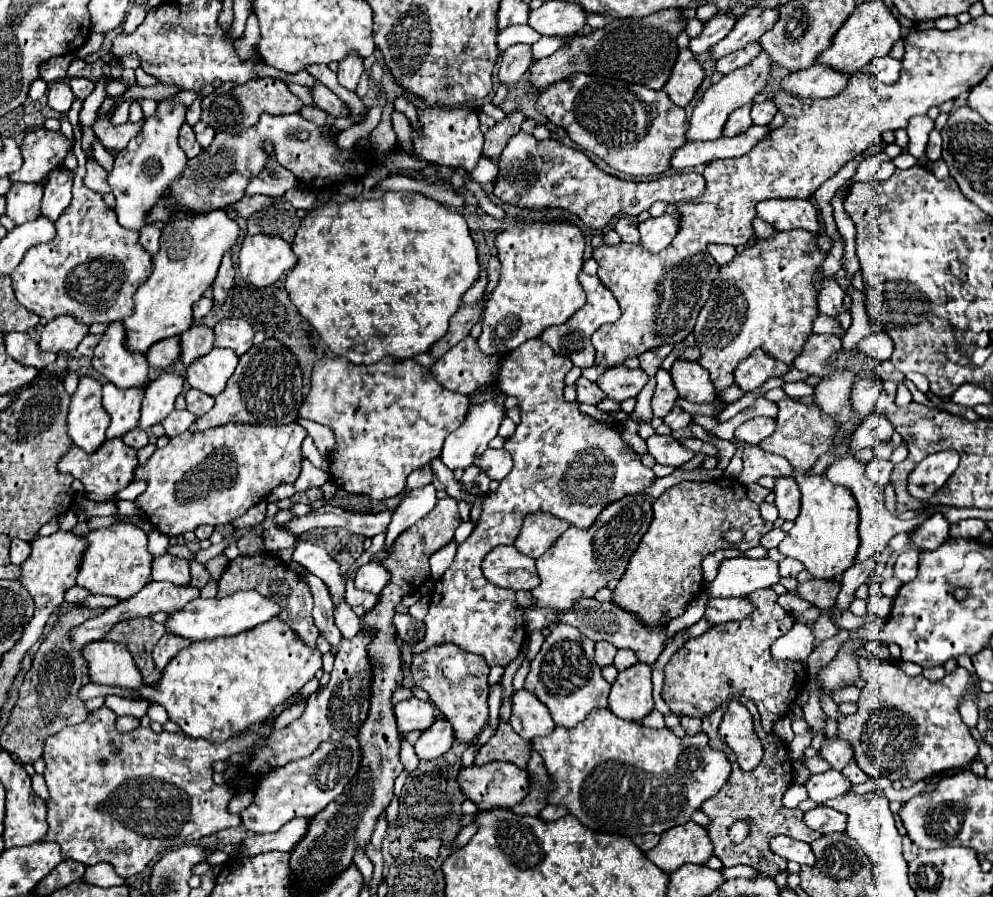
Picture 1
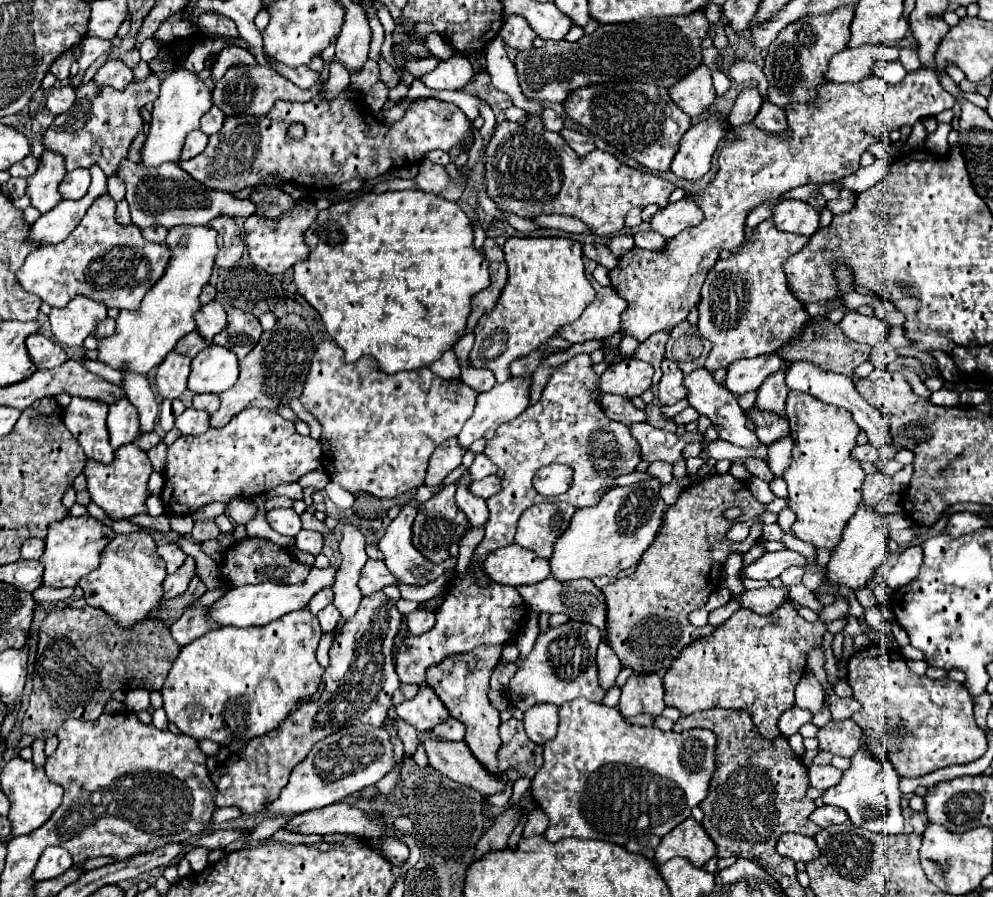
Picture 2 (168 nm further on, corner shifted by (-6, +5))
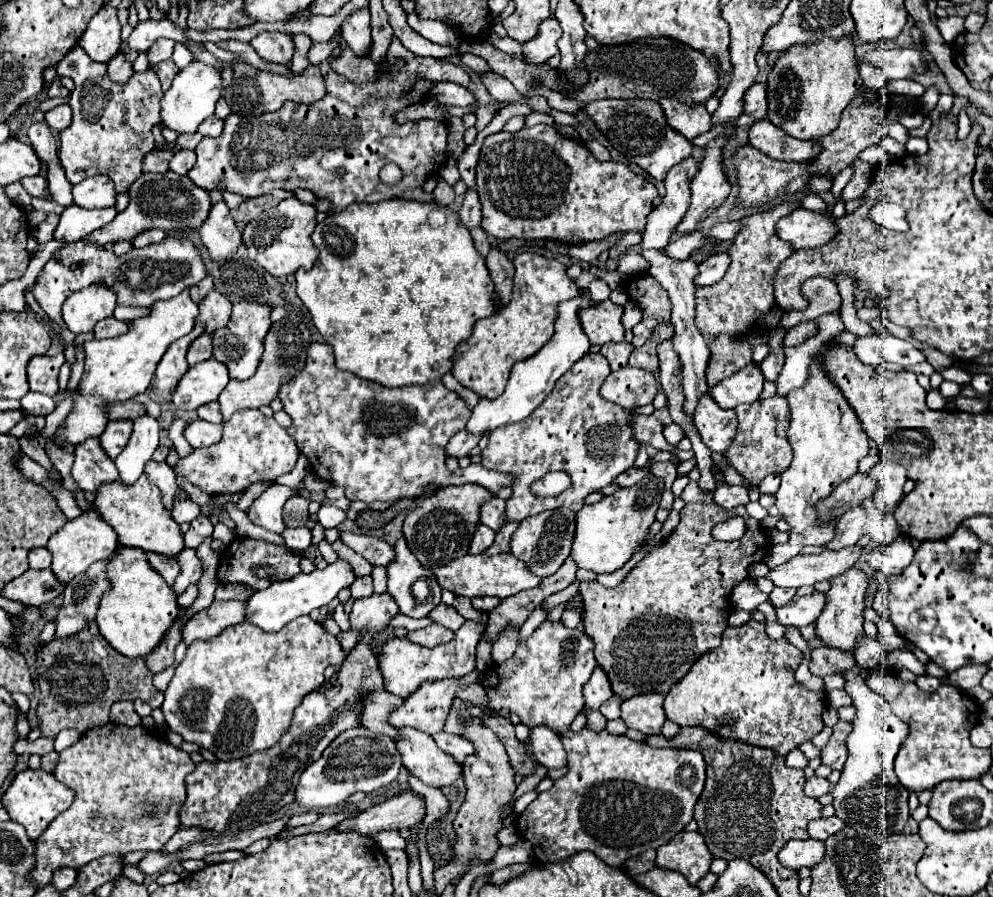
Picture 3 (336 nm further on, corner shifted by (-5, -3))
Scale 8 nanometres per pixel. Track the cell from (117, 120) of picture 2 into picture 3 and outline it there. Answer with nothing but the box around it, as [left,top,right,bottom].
[59,46,161,192]

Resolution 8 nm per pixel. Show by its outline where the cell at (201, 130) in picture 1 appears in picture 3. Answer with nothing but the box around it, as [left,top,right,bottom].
[199,114,223,138]

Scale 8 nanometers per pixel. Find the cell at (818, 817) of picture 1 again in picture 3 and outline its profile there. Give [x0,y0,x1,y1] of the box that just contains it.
[807,816,845,840]

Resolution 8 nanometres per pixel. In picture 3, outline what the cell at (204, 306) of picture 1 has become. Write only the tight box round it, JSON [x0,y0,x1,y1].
[189,274,213,302]

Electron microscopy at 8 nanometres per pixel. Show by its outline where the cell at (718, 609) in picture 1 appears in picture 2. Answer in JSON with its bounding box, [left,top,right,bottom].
[734,588,788,614]

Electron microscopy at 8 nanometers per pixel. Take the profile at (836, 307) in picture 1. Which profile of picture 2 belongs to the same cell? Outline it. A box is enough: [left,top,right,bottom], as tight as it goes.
[840,310,888,346]

